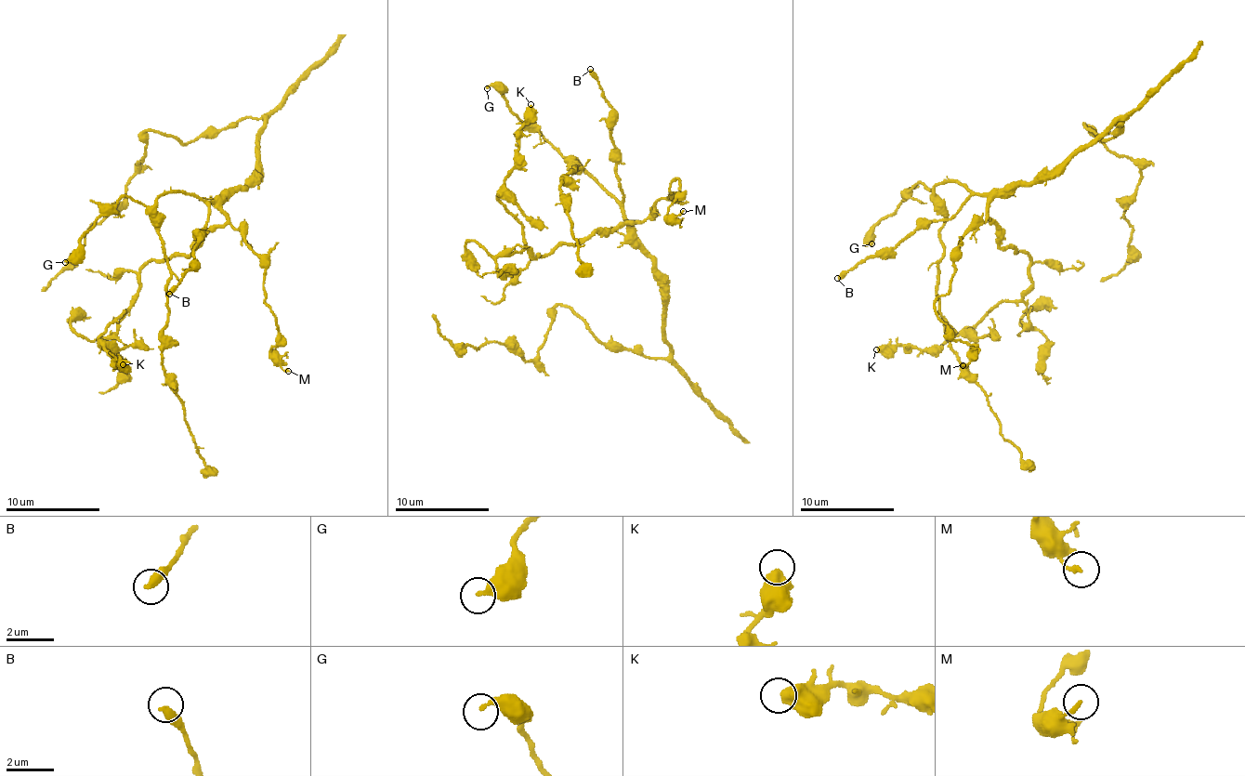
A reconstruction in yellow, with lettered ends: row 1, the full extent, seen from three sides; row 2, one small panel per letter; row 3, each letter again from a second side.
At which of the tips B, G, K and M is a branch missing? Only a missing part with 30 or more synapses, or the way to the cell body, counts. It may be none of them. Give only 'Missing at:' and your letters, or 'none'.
Missing at: B

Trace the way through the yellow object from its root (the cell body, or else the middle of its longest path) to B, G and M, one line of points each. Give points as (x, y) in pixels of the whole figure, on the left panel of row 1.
B: (253, 180), (225, 198), (210, 202), (207, 226), (200, 231), (194, 246), (193, 266), (169, 294)
G: (253, 180), (218, 201), (163, 193), (153, 205), (146, 205), (123, 196), (85, 230), (80, 247), (65, 262)
M: (253, 180), (221, 207), (259, 258), (265, 301), (276, 318), (278, 343), (270, 356), (288, 371)

